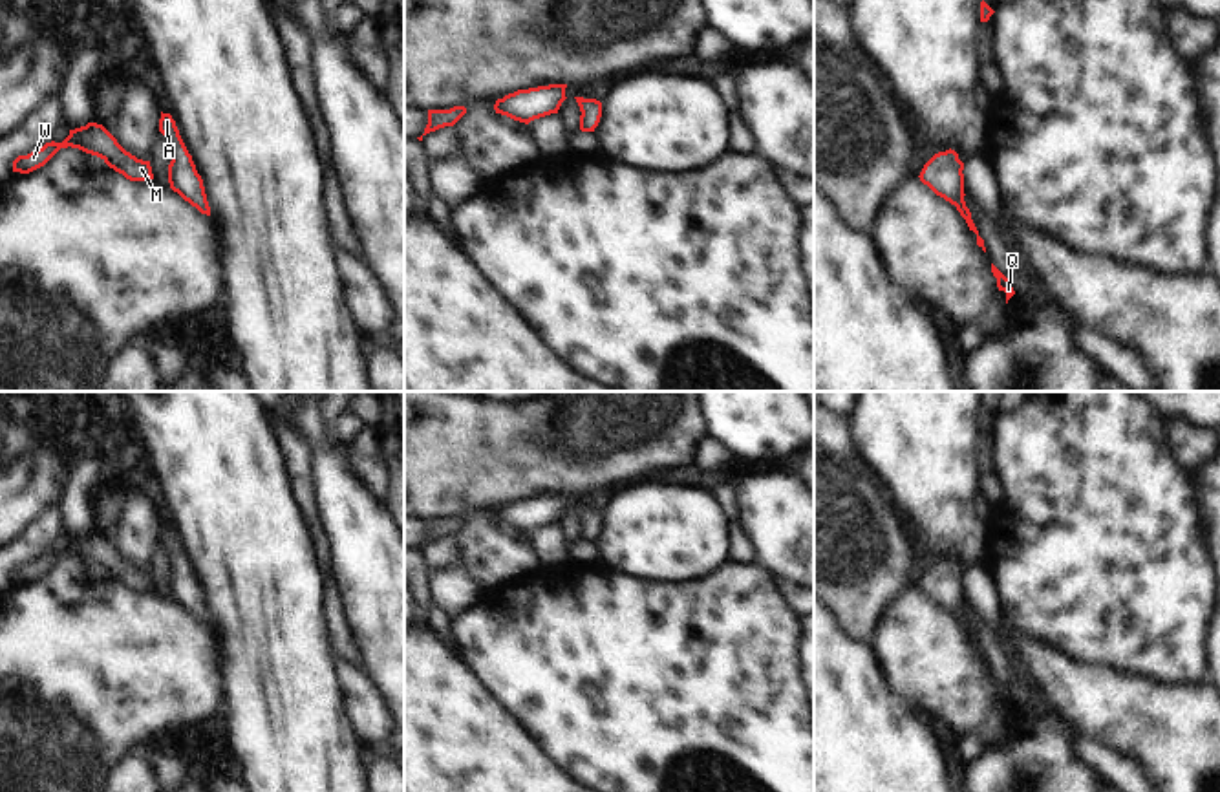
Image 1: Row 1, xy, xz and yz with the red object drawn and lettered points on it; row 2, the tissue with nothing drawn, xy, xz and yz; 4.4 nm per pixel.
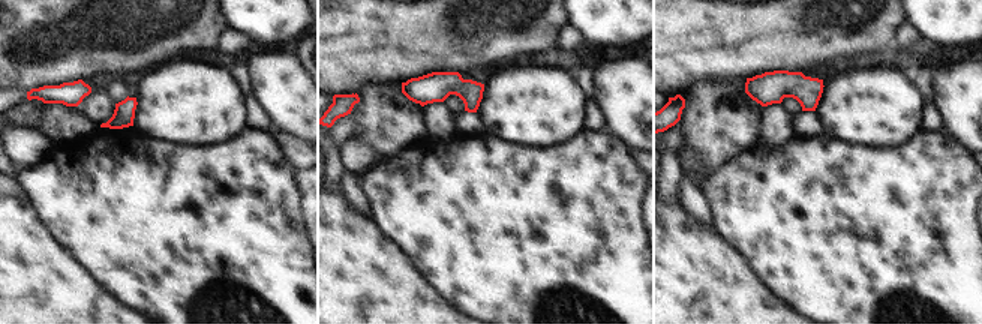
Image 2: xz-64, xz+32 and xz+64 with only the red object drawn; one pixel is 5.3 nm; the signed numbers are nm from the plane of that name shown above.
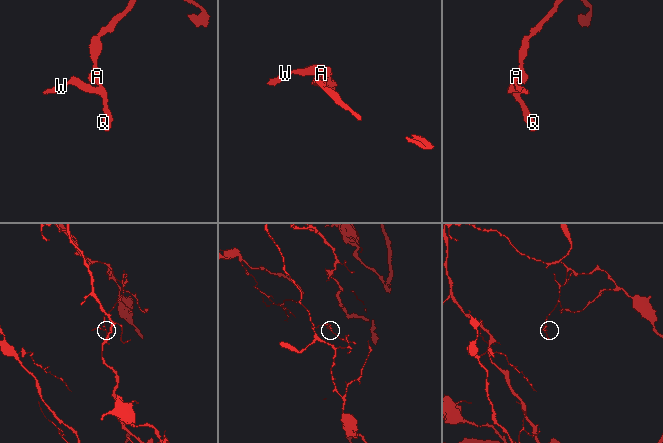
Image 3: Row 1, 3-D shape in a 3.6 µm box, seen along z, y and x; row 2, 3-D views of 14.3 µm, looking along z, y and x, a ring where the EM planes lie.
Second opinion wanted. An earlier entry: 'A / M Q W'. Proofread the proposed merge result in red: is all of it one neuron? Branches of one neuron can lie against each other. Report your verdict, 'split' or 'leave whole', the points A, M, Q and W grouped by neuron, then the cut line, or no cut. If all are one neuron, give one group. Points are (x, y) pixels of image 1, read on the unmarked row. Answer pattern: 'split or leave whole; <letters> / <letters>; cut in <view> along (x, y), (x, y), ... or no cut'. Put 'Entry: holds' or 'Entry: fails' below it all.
leave whole; A M Q W; no cut
Entry: fails

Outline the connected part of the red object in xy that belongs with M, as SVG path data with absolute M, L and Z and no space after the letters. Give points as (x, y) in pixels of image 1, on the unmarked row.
M97 532L70 540L70 545L62 552L51 551L27 565L18 565L13 571L13 582L29 583L44 576L60 558L68 556L101 567L110 578L130 591L154 589L150 571L137 569L126 562L117 549Z

